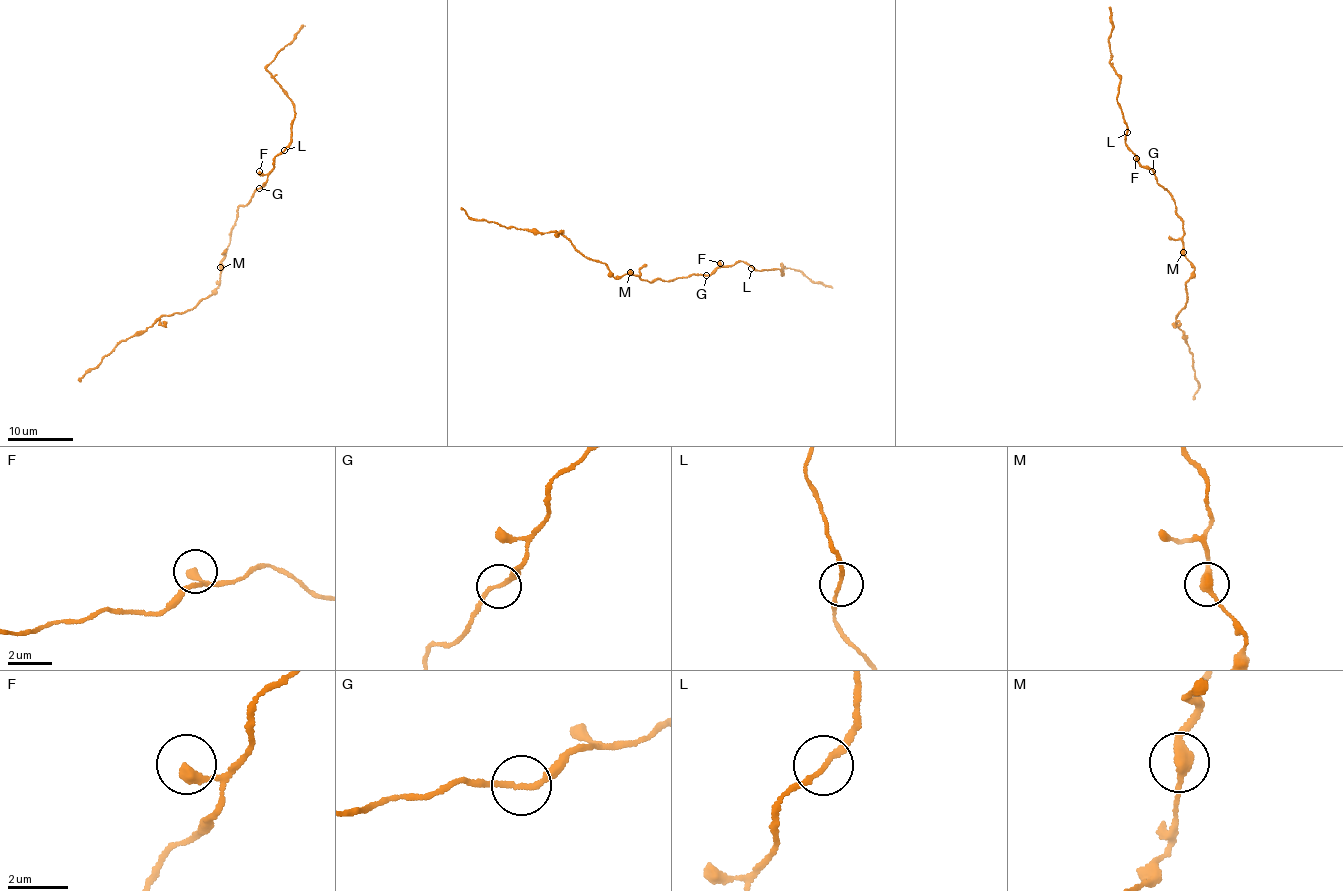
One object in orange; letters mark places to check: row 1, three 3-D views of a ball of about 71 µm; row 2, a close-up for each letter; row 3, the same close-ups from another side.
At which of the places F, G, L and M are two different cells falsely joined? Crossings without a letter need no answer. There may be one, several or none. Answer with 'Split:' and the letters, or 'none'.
Split: M

